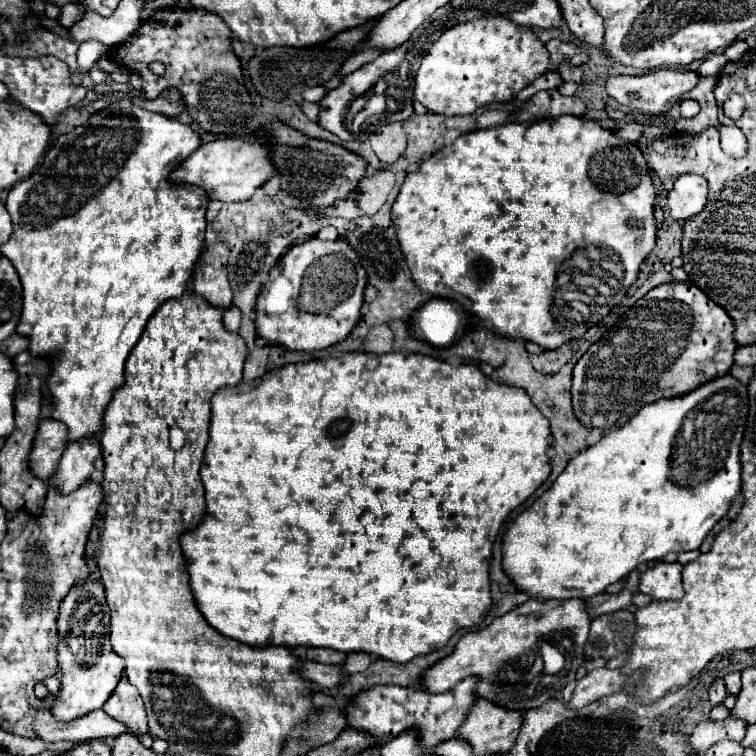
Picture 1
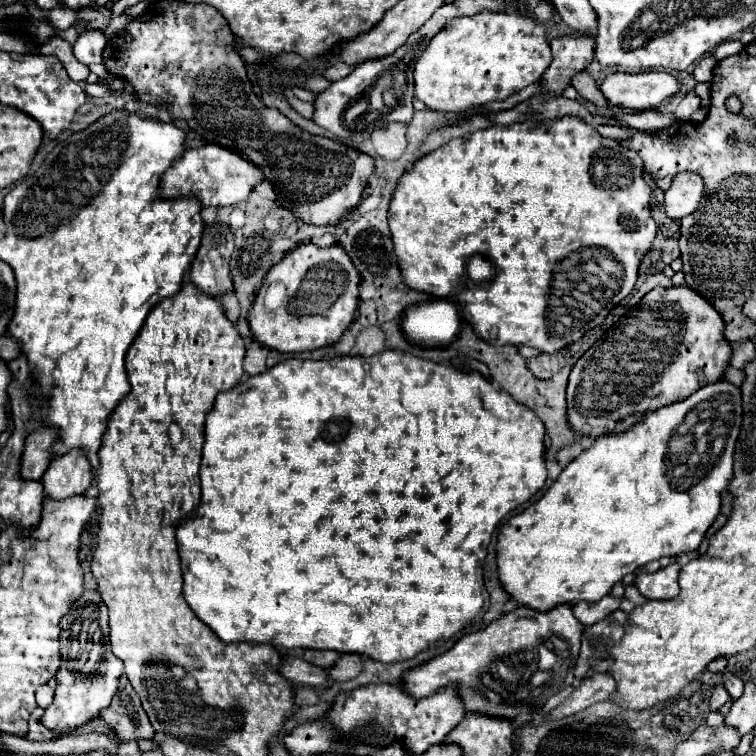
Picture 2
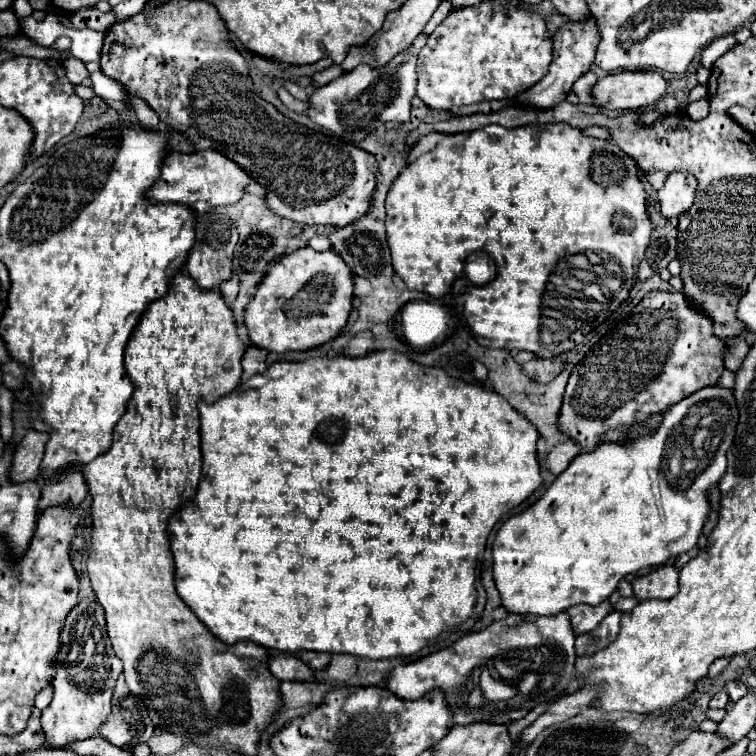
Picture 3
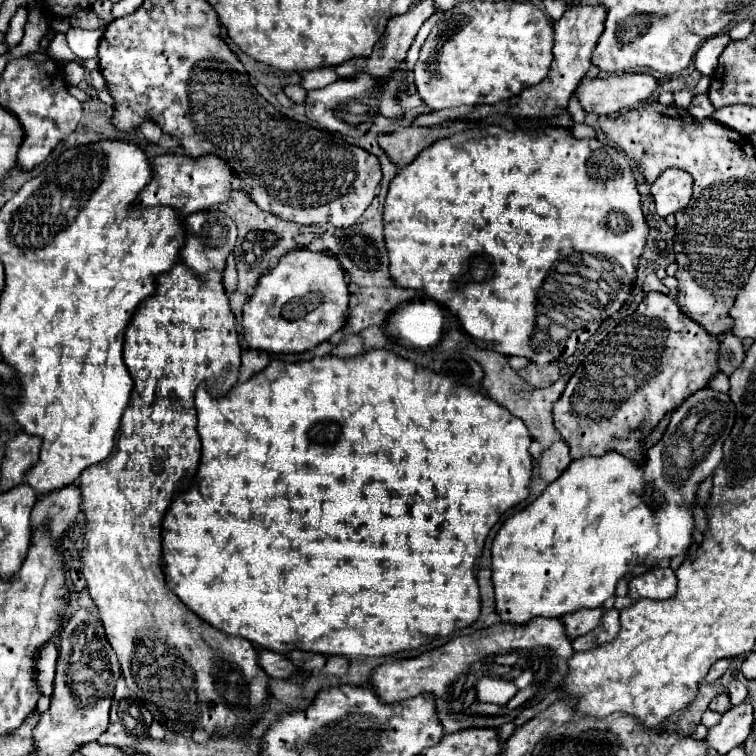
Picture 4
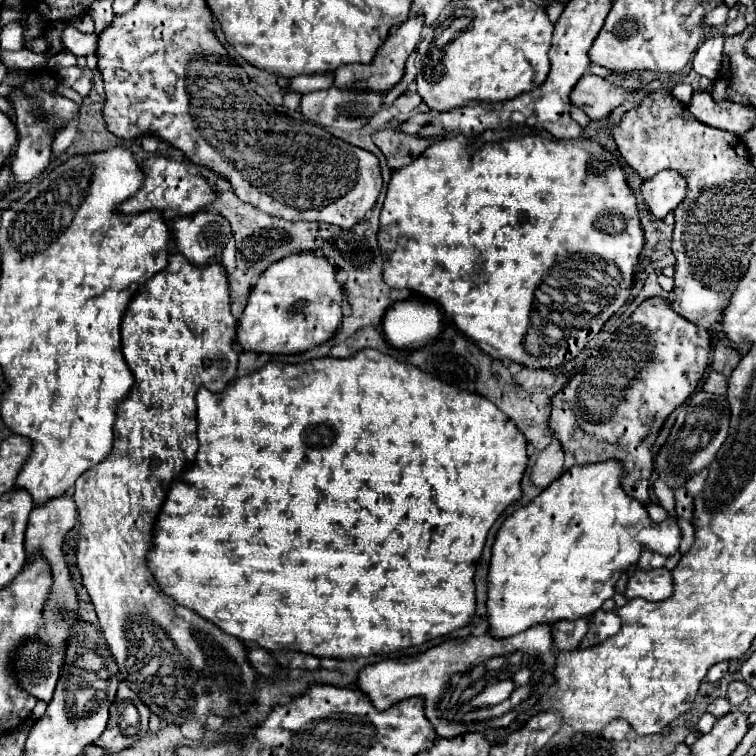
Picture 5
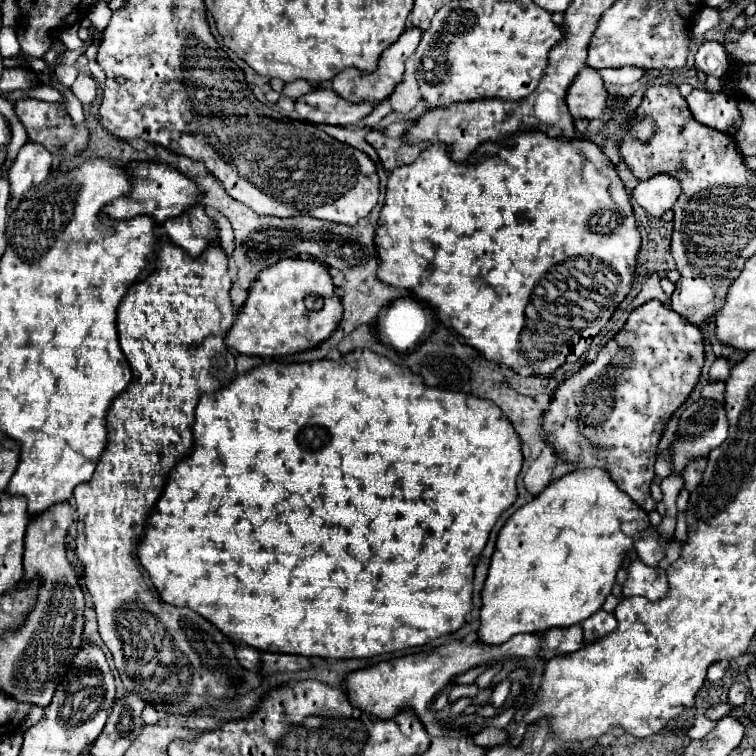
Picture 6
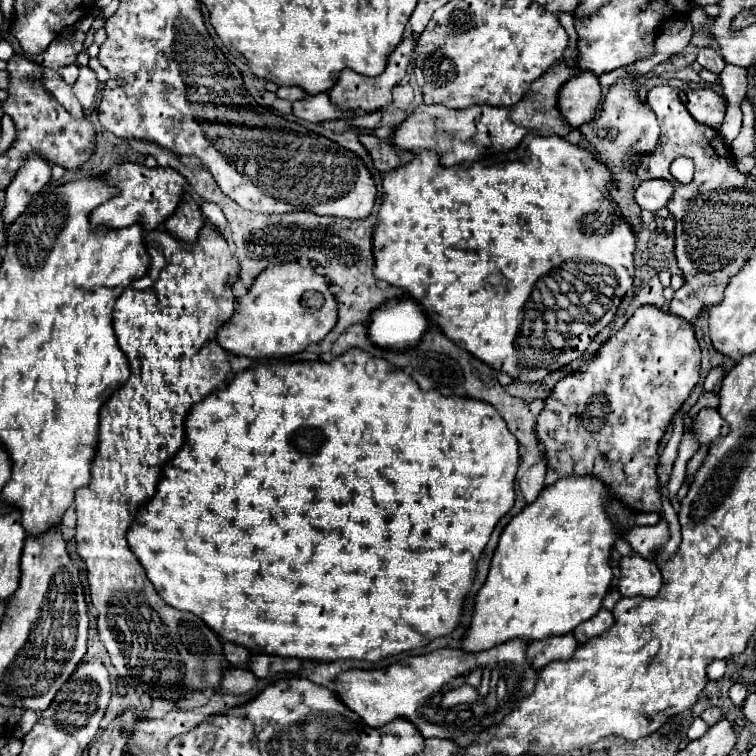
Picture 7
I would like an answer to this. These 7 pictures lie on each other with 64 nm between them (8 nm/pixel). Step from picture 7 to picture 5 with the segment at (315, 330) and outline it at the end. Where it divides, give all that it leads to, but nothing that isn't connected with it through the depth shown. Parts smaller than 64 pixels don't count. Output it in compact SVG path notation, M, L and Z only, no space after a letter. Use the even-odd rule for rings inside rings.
M292 254L268 266L248 296L248 304L238 320L236 342L244 352L256 354L300 354L328 342L342 322L342 286L336 282L336 268L318 254Z

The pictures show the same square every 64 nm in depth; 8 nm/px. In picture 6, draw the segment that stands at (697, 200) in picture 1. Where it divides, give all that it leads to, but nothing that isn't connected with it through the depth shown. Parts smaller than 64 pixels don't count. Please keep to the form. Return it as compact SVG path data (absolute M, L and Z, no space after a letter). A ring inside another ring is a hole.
M652 176L632 190L632 198L652 216L662 216L680 196L680 182L672 176Z

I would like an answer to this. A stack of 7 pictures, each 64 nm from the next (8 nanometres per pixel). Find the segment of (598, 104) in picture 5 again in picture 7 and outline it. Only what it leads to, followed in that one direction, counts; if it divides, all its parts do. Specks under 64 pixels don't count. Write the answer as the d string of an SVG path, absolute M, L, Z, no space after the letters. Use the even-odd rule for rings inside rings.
M584 72L576 78L570 78L564 88L558 90L558 110L572 128L592 120L596 108L602 100L602 90L598 78L590 72Z

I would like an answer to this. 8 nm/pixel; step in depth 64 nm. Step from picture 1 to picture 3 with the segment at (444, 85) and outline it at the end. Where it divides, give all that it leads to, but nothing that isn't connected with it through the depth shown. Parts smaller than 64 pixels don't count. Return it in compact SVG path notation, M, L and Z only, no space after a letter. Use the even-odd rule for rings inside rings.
M480 2L458 8L436 26L418 54L418 98L432 110L514 98L536 84L552 62L546 20L528 8Z

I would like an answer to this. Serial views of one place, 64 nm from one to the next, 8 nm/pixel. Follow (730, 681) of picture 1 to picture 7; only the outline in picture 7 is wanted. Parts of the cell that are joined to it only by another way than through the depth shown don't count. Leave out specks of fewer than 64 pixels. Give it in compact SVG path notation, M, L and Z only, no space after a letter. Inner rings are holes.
M736 682L736 684L730 688L730 700L732 700L736 706L740 706L740 704L744 702L746 696L748 696L748 688L746 688L746 684Z

